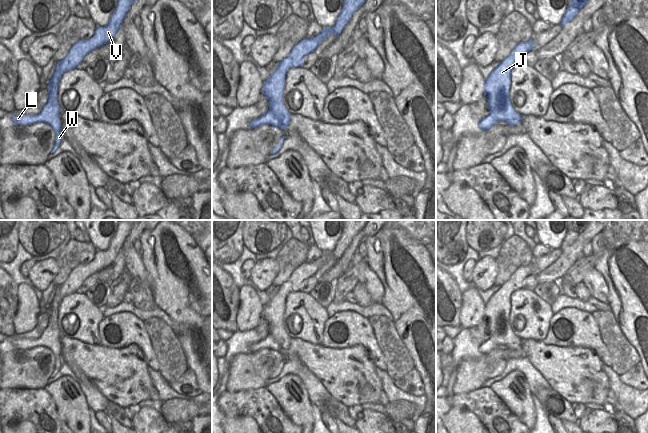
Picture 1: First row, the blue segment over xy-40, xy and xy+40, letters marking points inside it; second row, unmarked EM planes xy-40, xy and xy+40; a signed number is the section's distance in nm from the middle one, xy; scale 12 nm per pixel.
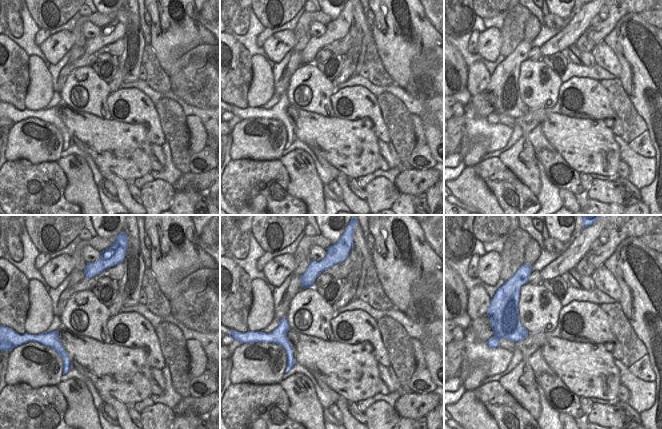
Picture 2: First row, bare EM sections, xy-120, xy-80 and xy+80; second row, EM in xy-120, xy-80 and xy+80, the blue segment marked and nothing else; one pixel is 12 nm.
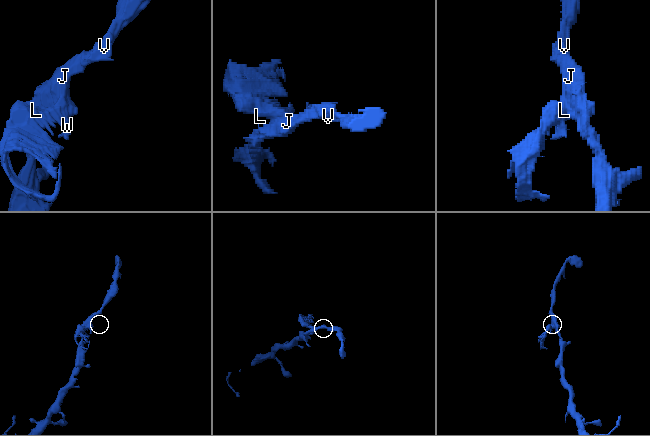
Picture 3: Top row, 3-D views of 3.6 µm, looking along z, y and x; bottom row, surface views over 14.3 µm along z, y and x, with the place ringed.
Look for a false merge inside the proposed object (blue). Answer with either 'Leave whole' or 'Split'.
Split

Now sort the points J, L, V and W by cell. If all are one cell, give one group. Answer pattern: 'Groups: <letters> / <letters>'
Groups: J V / L W

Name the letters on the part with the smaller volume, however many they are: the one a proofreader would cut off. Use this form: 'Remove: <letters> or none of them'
Remove: L, W

